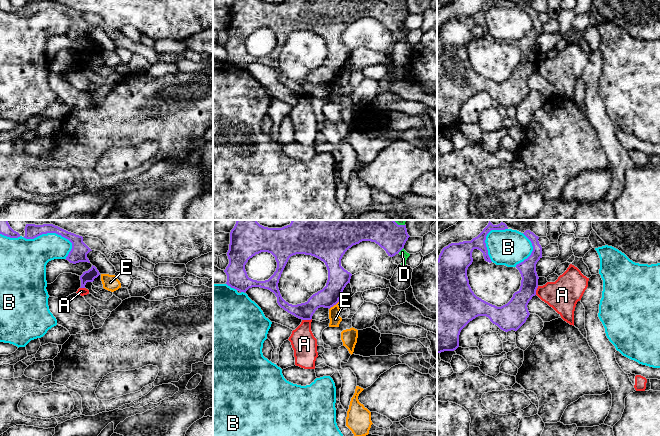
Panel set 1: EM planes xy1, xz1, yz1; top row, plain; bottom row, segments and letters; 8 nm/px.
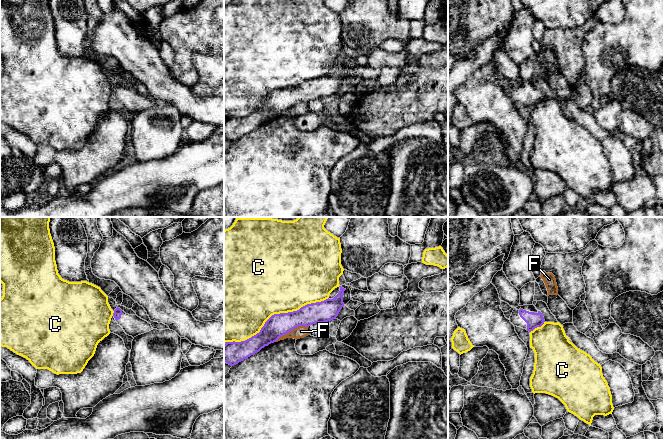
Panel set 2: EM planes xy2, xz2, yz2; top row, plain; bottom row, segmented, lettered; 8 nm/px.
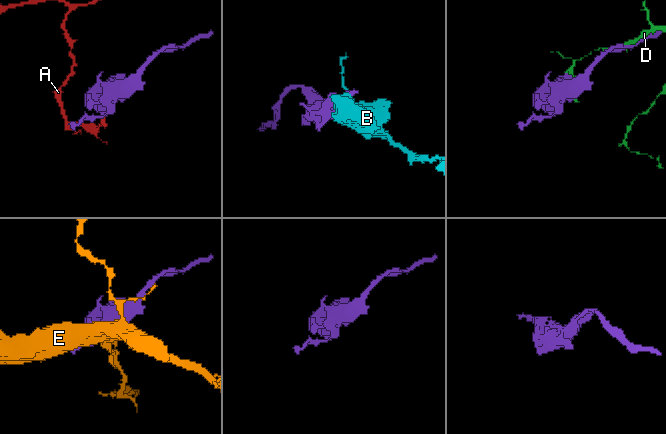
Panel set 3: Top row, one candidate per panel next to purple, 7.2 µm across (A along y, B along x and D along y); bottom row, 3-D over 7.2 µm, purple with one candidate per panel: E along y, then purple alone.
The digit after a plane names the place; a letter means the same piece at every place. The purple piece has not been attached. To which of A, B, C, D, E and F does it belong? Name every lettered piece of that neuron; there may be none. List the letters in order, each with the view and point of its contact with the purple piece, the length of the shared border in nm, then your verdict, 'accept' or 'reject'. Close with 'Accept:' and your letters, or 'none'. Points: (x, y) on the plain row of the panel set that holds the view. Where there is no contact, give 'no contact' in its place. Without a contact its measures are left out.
A: xz1 (306, 95) | 80 nm | reject
B: xy1 (50, 8) | 400 nm | reject
C: xz2 (275, 90) | 900 nm | reject
D: xz1 (400, 26) | 60 nm | reject
E: xz1 (333, 81) | 100 nm | reject
F: xz2 (291, 106) | 300 nm | reject
Accept: none

